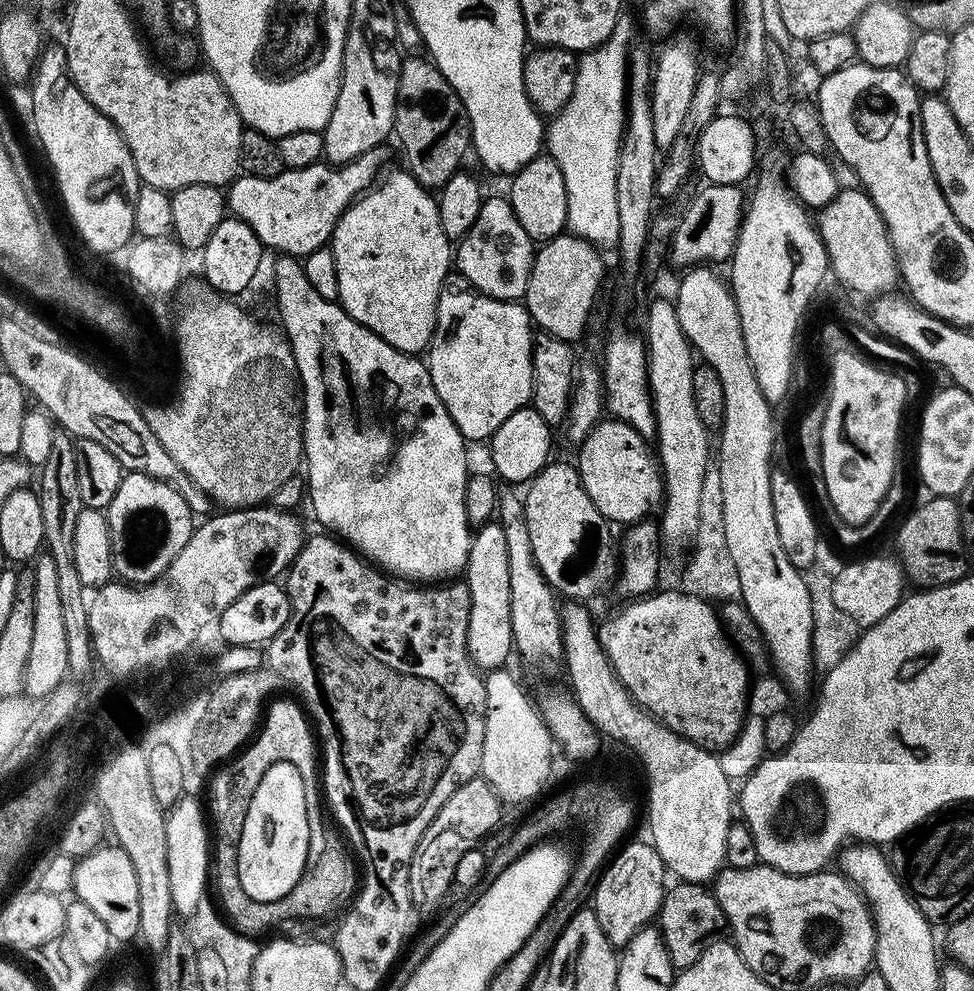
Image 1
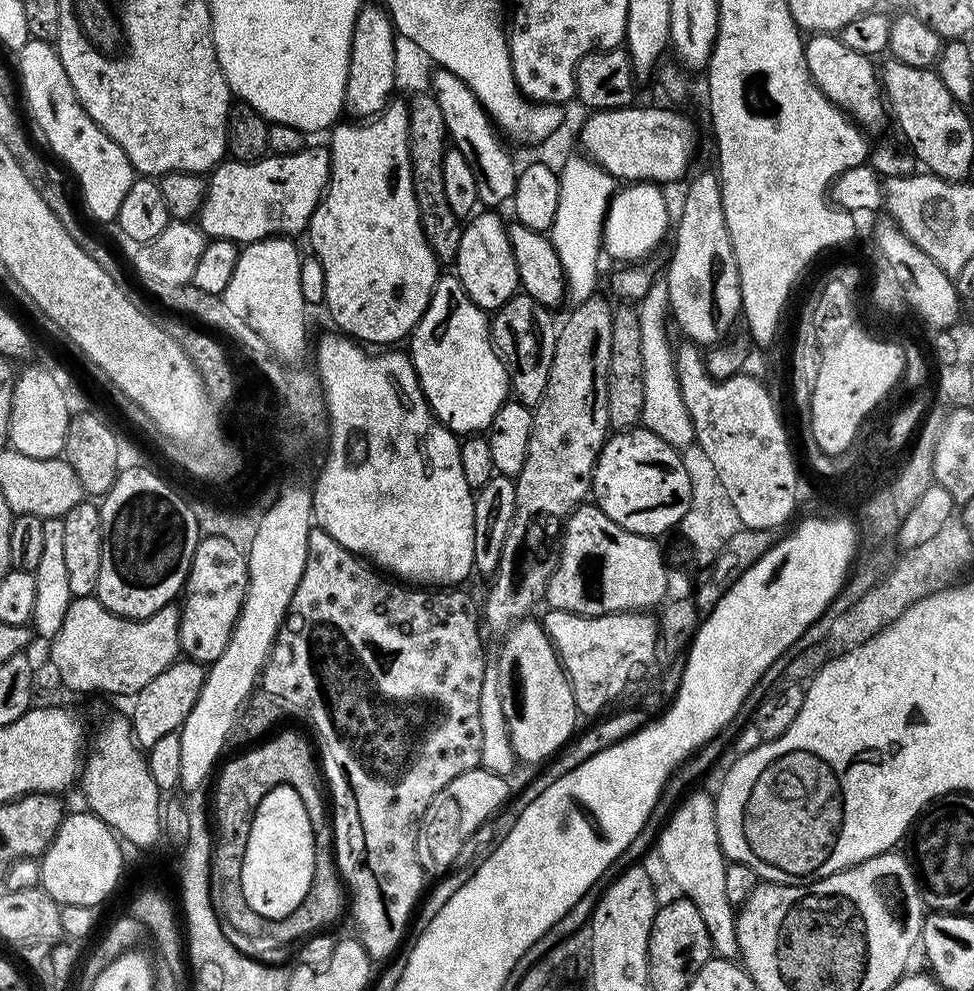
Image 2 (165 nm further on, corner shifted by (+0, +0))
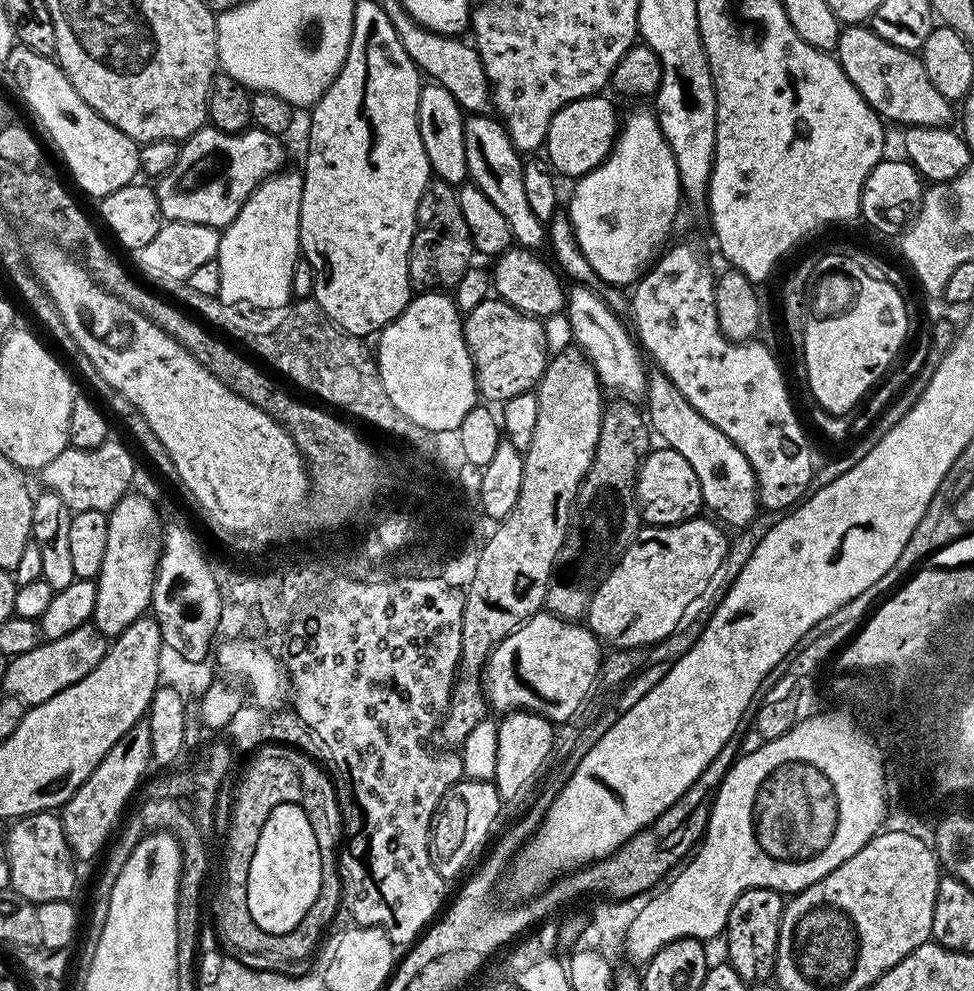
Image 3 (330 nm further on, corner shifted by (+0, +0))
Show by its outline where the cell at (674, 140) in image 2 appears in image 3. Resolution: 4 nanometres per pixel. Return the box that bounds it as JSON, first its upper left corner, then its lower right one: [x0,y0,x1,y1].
[546,94,618,178]

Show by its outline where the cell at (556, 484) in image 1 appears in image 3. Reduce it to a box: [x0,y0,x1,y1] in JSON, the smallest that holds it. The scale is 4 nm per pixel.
[586,518,730,650]

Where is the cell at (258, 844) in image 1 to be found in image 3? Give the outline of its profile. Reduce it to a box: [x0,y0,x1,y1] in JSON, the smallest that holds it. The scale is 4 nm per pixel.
[246,804,321,936]

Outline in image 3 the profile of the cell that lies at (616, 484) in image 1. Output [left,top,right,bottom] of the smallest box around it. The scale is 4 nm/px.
[636,446,705,526]

